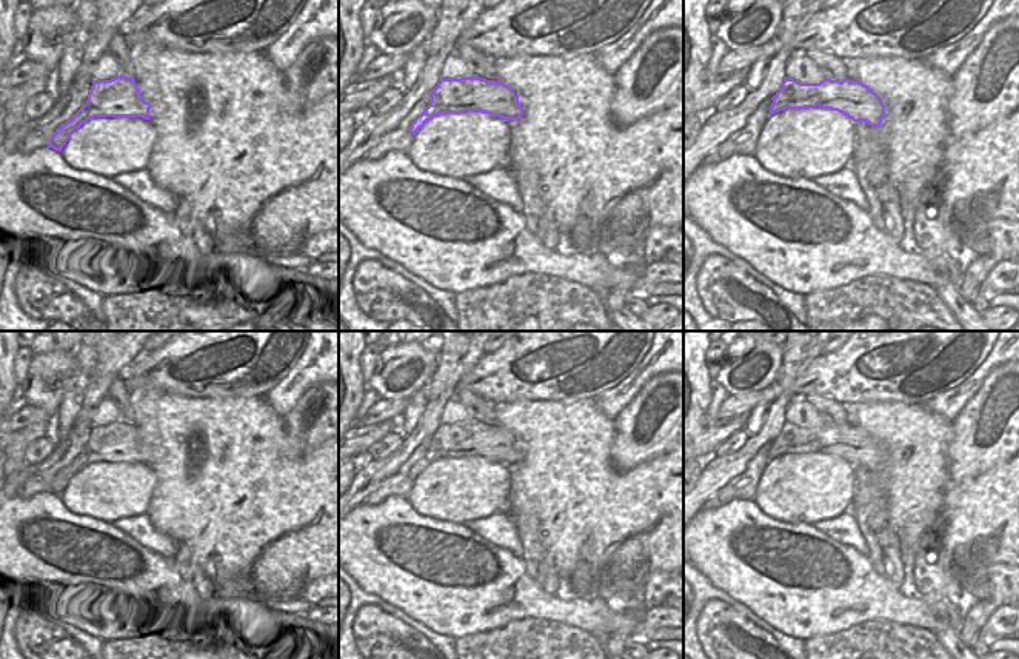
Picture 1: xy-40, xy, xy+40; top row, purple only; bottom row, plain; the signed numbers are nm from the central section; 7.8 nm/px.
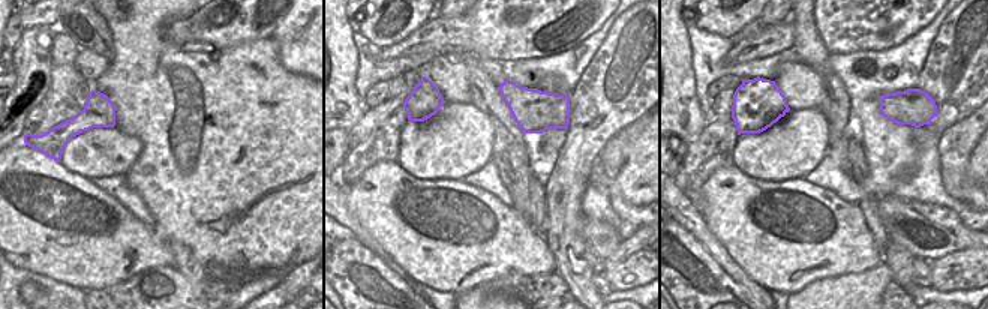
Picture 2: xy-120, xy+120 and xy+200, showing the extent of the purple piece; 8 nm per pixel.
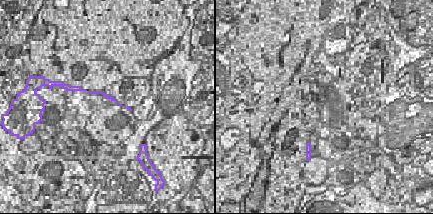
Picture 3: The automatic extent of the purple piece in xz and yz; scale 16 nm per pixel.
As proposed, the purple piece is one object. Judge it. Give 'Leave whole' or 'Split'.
Split

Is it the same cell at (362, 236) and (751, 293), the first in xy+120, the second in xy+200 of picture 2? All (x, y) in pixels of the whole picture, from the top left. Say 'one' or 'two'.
one

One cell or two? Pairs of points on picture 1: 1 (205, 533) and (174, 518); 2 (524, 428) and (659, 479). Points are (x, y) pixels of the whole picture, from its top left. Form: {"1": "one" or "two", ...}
{"1": "one", "2": "one"}

